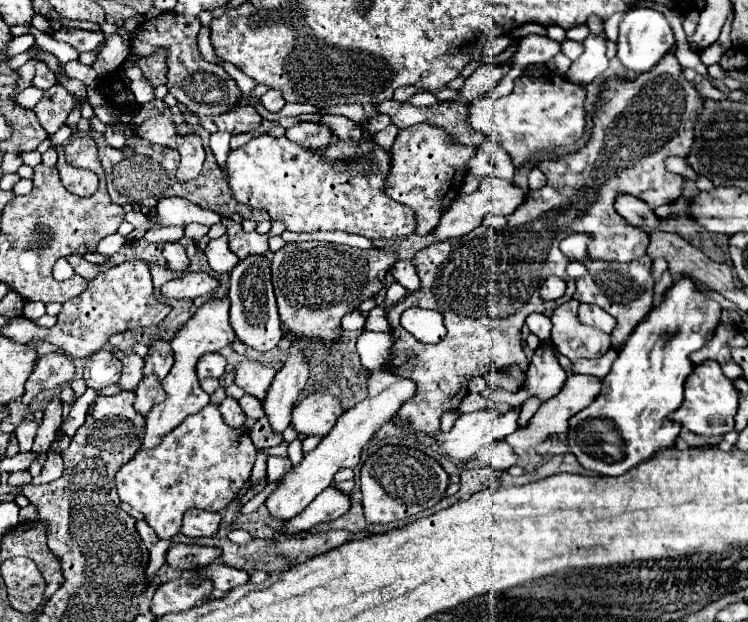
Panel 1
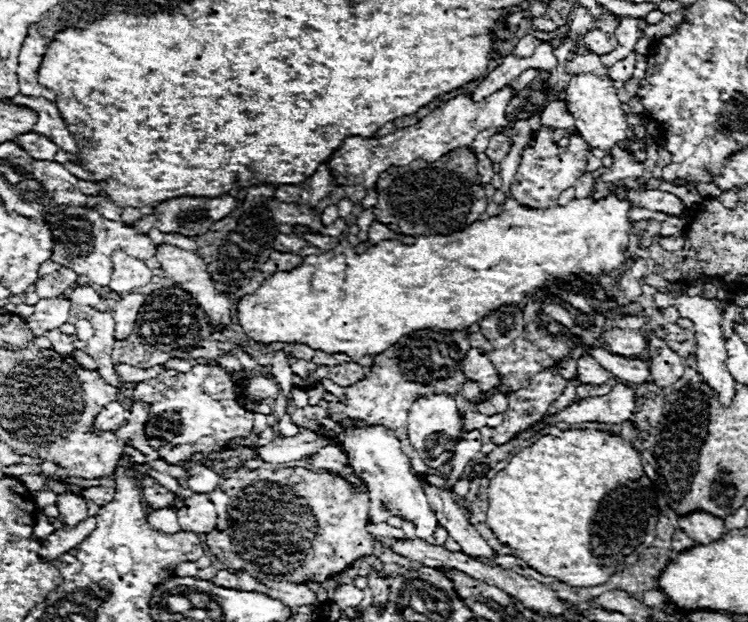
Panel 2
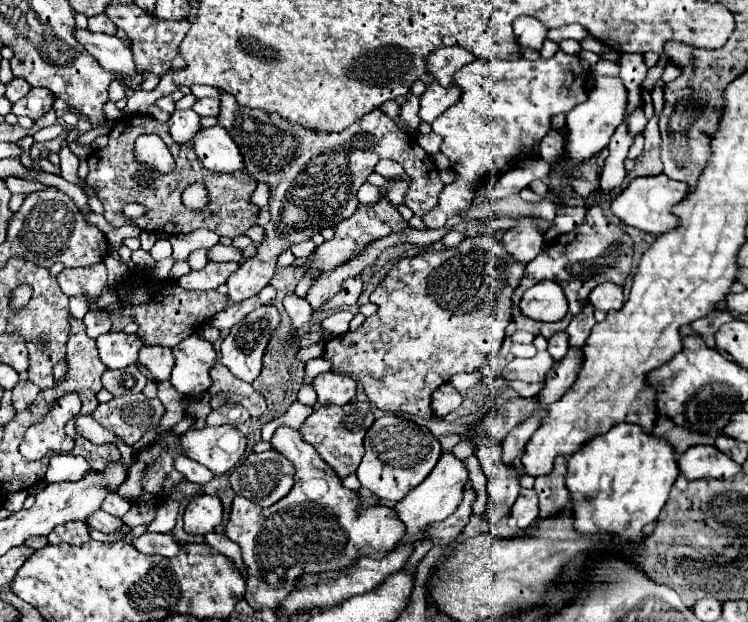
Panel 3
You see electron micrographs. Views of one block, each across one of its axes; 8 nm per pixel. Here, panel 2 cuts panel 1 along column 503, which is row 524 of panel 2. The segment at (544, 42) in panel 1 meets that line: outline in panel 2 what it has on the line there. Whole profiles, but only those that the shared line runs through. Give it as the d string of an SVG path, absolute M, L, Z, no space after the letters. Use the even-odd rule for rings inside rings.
M90 516L88 520L84 520L84 524L78 524L76 528L56 530L54 534L50 534L42 540L44 550L40 550L40 556L48 562L56 560L60 554L76 548L80 544L80 540L84 540L94 528L96 528L96 518Z

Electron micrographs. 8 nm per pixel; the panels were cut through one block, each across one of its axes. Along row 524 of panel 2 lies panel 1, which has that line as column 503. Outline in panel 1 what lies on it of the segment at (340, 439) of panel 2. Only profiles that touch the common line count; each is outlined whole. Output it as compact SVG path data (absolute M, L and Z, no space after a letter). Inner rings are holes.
M516 408L506 414L498 414L494 410L462 414L450 432L438 432L432 438L438 440L440 448L448 456L456 460L468 460L476 456L484 446L516 432L518 414L520 412L516 412Z

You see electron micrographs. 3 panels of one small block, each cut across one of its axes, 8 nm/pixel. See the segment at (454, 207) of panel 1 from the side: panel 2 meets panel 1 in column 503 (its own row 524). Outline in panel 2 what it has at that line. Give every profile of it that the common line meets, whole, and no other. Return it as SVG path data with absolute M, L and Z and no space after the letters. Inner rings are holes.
M194 494L192 498L184 500L184 504L186 506L176 510L178 524L184 532L208 534L216 530L216 510L208 500L208 494Z

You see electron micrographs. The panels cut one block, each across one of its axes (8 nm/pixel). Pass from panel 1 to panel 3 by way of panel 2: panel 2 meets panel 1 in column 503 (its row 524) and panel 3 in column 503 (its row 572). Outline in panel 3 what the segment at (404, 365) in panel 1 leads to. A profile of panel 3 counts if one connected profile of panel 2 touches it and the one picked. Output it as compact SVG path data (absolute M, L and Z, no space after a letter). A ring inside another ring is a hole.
M492 234L464 238L456 248L402 258L370 294L370 302L378 306L378 312L368 316L358 330L332 338L324 346L324 358L332 362L334 372L358 378L370 402L380 410L432 418L432 392L458 372L478 370L486 356L500 350L504 330L512 320L508 304L512 304L512 294L520 286L522 276L524 268L508 260L498 236Z

